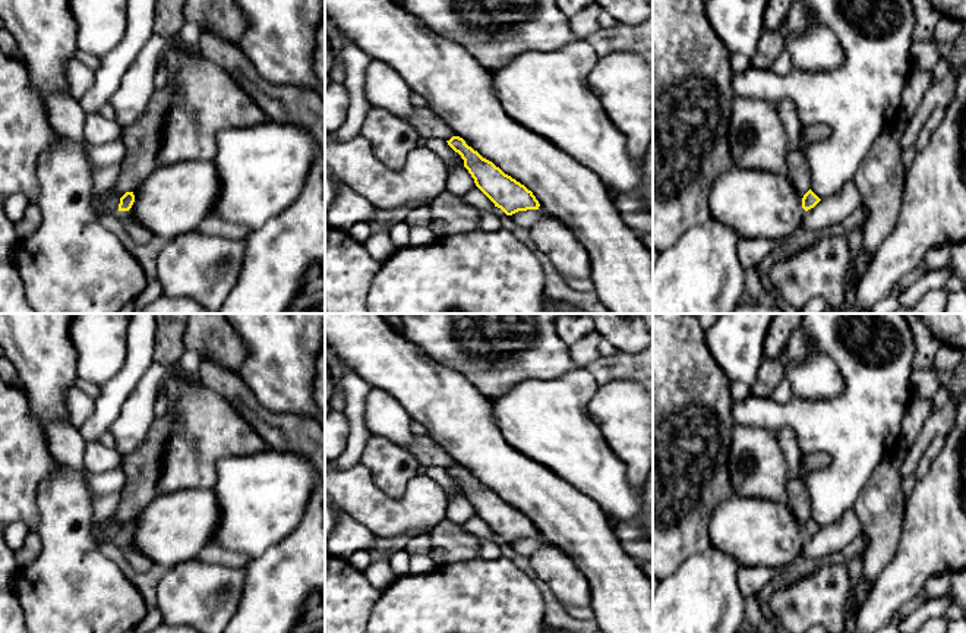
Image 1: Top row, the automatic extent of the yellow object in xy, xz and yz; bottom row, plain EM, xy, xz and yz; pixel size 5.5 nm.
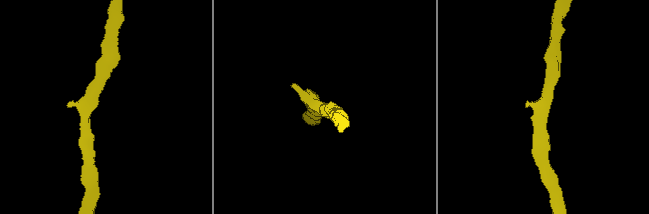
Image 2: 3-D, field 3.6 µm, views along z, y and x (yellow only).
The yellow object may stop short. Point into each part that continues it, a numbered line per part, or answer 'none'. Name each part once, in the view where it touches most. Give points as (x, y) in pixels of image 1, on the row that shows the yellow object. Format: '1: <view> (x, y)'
none

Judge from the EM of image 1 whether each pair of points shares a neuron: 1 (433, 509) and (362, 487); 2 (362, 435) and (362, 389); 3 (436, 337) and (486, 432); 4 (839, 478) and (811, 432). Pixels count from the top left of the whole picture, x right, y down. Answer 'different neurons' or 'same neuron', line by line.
1: same neuron
2: same neuron
3: different neurons
4: same neuron

